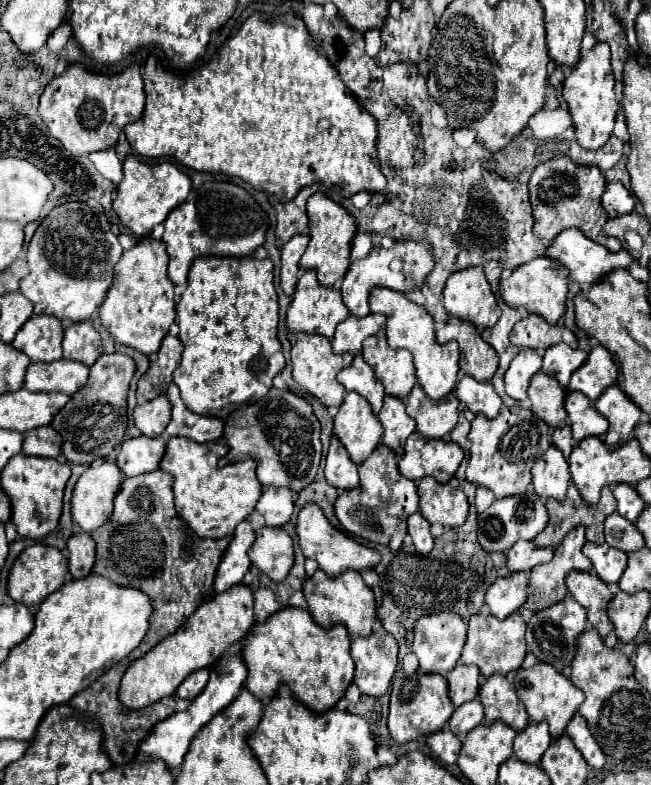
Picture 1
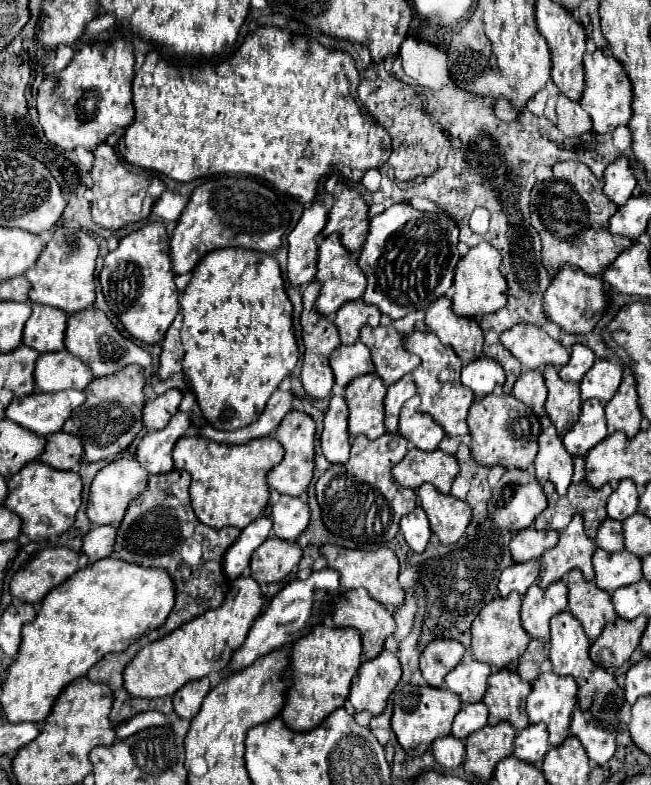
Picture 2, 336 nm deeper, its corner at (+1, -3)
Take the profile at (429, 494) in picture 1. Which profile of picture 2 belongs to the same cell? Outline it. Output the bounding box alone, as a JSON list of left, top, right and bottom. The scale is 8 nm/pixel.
[417,484,471,542]

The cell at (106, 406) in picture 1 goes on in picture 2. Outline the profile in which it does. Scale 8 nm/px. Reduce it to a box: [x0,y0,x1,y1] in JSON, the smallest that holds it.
[63,366,147,462]

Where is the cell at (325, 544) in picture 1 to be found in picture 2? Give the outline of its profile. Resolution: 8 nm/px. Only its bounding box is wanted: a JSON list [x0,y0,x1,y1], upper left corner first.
[321,546,405,608]

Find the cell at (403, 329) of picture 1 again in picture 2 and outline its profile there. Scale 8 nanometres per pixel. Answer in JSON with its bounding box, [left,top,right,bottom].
[405,332,473,436]

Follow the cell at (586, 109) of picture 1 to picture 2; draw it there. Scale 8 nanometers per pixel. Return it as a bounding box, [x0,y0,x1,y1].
[581,50,633,134]

